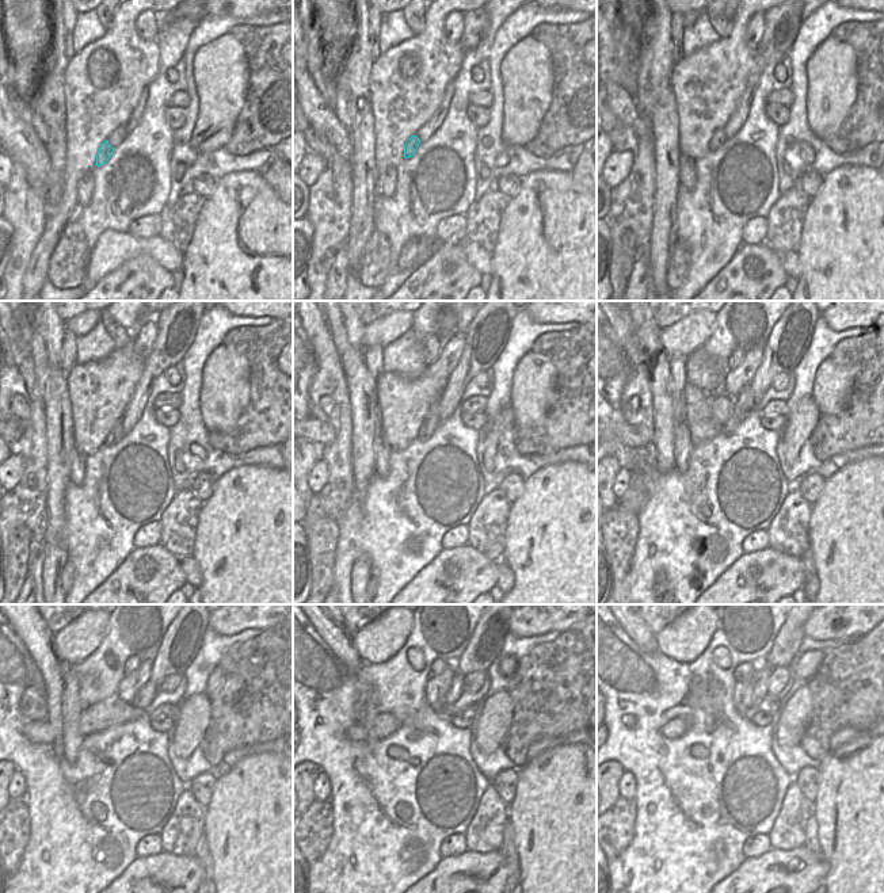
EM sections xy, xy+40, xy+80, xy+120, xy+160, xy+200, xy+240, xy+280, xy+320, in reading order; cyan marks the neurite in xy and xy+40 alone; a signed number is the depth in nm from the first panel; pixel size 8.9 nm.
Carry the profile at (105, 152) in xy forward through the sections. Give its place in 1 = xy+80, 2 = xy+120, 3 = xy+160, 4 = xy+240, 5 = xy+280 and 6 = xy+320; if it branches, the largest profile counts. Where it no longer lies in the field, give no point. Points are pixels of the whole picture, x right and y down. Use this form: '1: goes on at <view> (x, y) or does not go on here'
1: goes on at xy+80 (719, 137)
2: goes on at xy+120 (117, 434)
3: goes on at xy+160 (430, 423)
4: goes on at xy+240 (147, 694)
5: goes on at xy+280 (456, 689)
6: goes on at xy+320 (764, 671)

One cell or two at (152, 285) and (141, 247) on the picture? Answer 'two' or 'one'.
two

